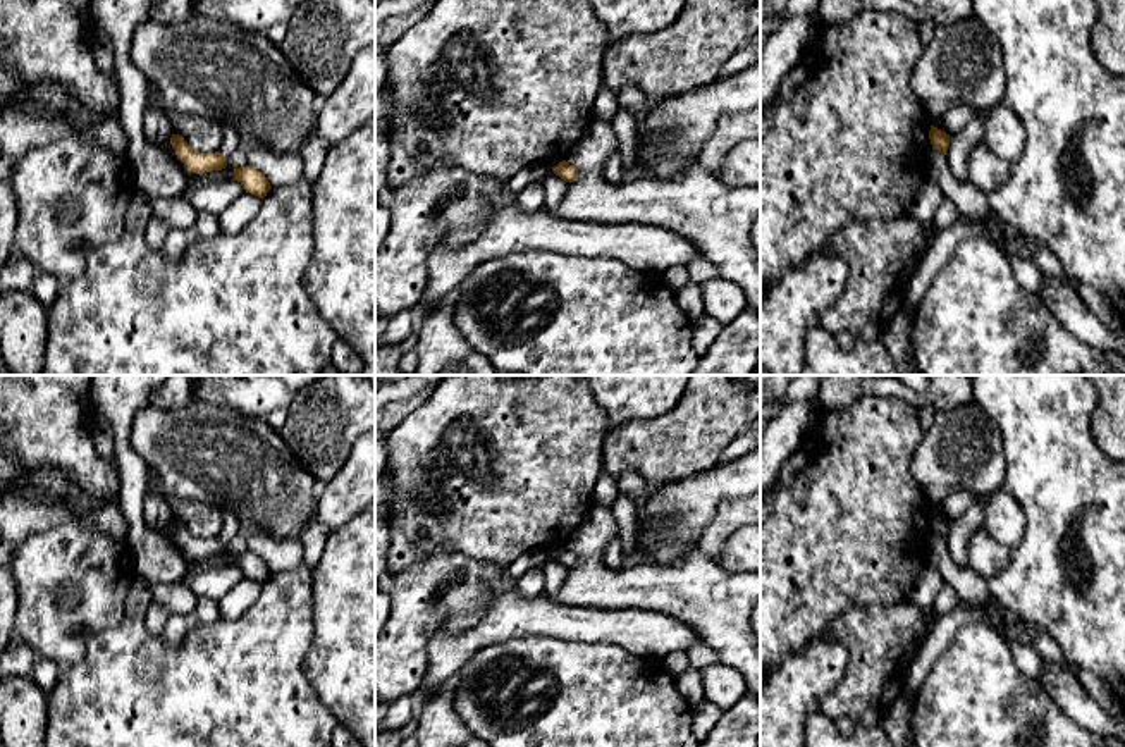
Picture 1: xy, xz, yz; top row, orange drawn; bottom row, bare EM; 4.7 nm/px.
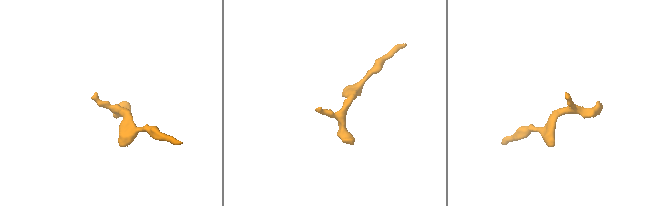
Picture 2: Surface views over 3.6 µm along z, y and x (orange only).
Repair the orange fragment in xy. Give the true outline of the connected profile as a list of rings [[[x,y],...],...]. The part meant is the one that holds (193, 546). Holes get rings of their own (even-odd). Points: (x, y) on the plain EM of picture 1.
[[[172,520],[170,530],[177,540],[177,544],[184,549],[184,553],[193,559],[205,559],[212,556],[222,556],[227,553],[227,544],[215,539],[200,539],[193,535],[182,522]]]

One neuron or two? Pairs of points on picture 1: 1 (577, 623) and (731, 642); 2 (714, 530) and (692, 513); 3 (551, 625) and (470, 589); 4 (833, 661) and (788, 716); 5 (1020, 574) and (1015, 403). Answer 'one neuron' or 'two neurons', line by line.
1: two neurons
2: two neurons
3: two neurons
4: one neuron
5: one neuron

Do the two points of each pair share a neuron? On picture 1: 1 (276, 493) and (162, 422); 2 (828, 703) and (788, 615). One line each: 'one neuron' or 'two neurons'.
1: one neuron
2: two neurons

